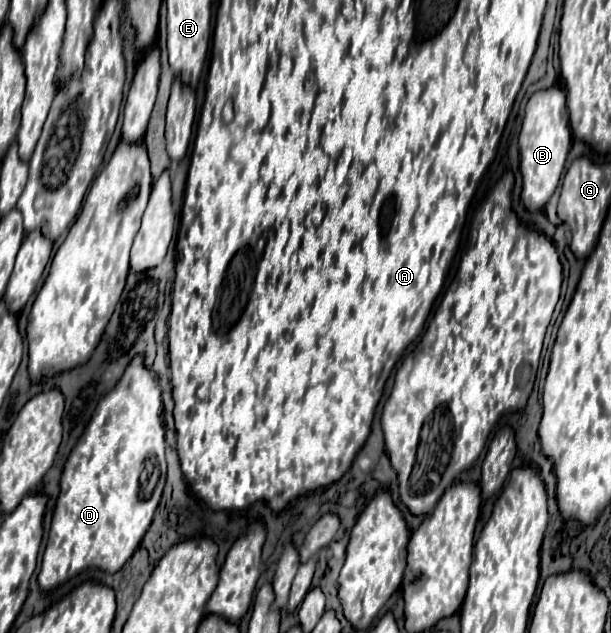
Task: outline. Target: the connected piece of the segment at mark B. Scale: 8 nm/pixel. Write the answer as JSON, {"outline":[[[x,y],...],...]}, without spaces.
{"outline":[[[553,85],[545,91],[531,95],[525,107],[525,119],[519,133],[519,153],[521,153],[521,175],[523,175],[523,193],[521,201],[529,211],[543,209],[549,197],[553,195],[559,177],[565,167],[565,159],[571,147],[571,129],[565,103],[565,91],[559,85]]]}

